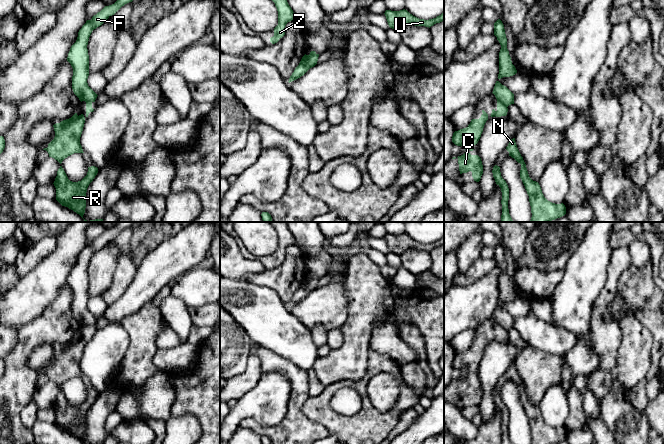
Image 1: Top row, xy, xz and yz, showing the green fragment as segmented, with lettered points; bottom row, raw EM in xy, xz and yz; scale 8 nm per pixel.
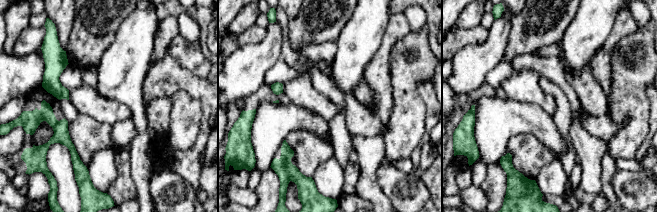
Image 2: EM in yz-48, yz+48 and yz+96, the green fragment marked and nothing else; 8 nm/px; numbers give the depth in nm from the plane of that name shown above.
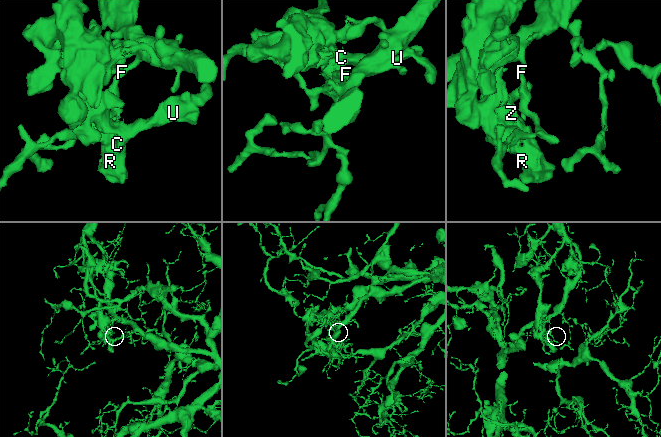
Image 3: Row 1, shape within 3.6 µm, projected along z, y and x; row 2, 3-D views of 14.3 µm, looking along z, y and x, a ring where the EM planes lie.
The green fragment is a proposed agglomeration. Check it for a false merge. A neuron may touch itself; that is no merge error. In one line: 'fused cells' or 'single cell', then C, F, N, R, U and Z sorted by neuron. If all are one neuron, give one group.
fused cells; groups C N R U Z / F

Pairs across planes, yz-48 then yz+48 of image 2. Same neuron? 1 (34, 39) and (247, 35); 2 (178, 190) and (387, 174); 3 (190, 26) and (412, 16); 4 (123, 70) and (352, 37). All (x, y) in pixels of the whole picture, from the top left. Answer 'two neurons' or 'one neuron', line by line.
1: one neuron
2: one neuron
3: one neuron
4: one neuron

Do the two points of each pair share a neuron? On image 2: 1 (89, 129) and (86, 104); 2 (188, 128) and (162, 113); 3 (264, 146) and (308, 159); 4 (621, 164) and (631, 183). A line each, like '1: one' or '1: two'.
1: two
2: two
3: two
4: two

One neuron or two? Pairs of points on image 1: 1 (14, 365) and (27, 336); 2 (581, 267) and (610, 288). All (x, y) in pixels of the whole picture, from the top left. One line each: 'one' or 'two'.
1: one
2: two

